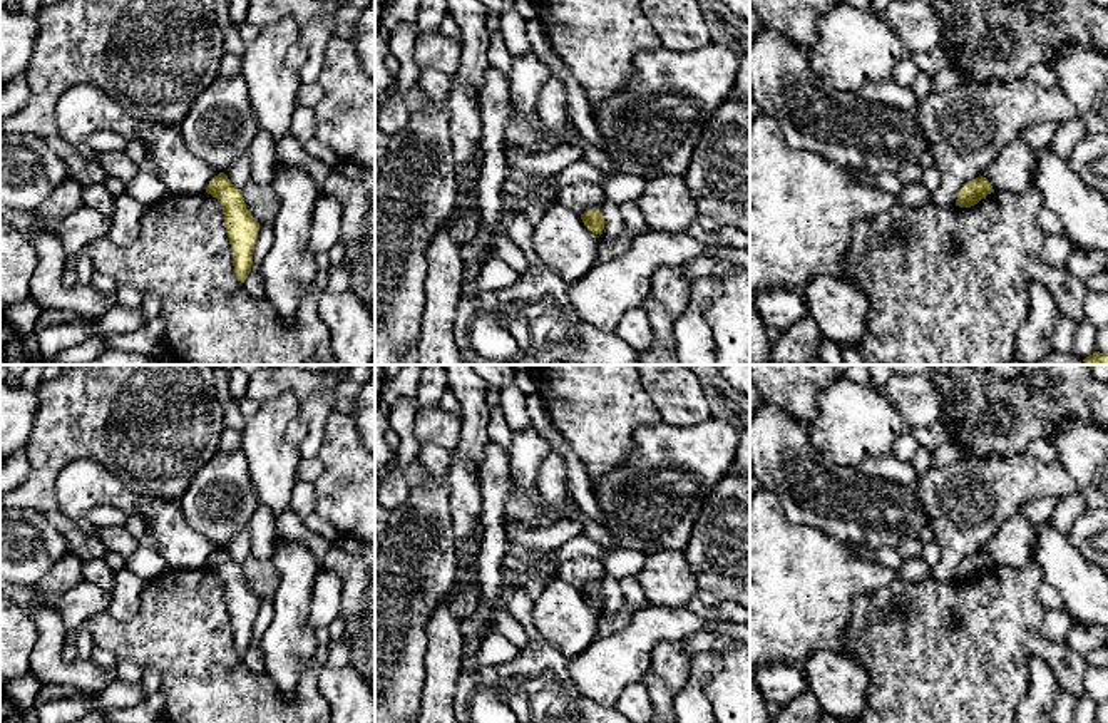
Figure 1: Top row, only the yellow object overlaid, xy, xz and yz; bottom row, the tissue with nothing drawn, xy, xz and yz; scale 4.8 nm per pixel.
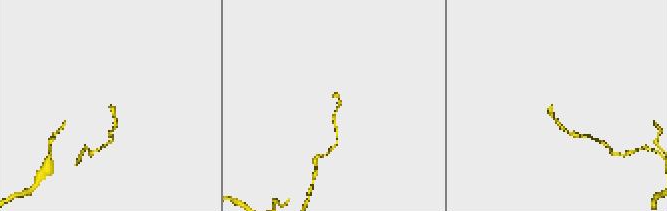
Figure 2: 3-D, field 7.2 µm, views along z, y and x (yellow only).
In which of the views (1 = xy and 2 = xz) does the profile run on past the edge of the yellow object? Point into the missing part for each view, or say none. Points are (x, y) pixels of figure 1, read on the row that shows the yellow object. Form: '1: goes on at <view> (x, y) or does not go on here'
1: does not go on here
2: does not go on here

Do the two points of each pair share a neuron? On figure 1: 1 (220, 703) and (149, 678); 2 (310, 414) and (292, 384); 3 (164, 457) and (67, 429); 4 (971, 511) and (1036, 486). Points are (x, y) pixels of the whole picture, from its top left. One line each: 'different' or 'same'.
1: different
2: different
3: same
4: same

